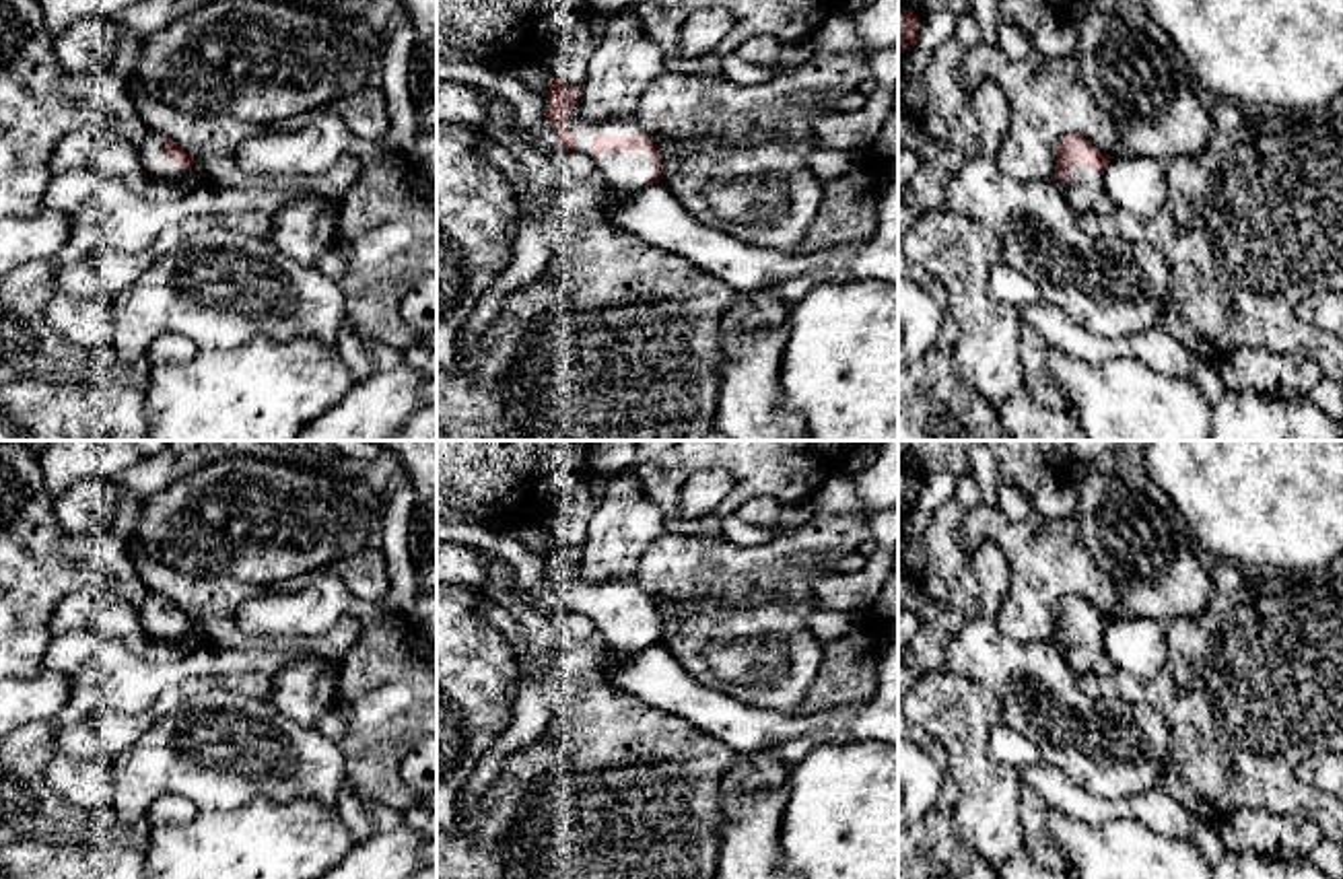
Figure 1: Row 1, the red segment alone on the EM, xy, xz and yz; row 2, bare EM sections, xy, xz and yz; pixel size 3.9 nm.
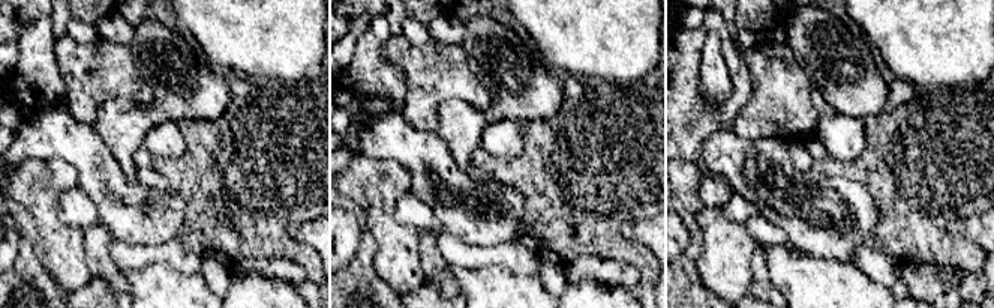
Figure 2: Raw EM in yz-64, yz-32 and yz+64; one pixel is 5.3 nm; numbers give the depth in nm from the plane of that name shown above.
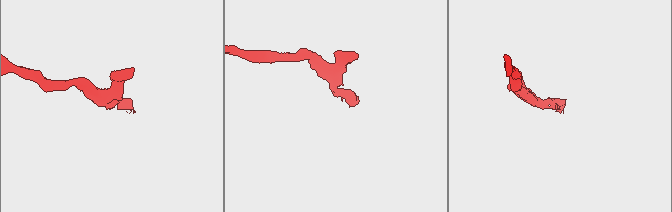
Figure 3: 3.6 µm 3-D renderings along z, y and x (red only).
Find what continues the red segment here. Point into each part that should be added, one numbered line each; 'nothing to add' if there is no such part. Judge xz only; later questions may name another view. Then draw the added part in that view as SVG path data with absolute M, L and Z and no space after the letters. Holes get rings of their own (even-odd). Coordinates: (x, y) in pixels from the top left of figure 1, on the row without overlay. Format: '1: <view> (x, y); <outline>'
1: xz (621, 633); M610 611L595 620L595 632L612 659L626 659L653 640L655 622L647 611Z

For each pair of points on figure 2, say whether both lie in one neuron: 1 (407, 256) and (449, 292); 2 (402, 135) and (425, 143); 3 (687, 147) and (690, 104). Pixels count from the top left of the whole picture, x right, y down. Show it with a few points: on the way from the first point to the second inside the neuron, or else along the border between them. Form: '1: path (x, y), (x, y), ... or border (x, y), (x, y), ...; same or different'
1: border (420, 236), (422, 268), (426, 281); different
2: path (408, 141), (419, 143); same
3: path (687, 137), (690, 114); same

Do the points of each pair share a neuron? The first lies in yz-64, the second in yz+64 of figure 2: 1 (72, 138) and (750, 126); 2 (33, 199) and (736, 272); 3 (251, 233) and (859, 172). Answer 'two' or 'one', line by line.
1: two
2: one
3: one

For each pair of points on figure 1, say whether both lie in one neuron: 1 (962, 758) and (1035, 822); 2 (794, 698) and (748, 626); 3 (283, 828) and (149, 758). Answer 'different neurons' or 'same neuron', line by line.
1: different neurons
2: same neuron
3: different neurons

